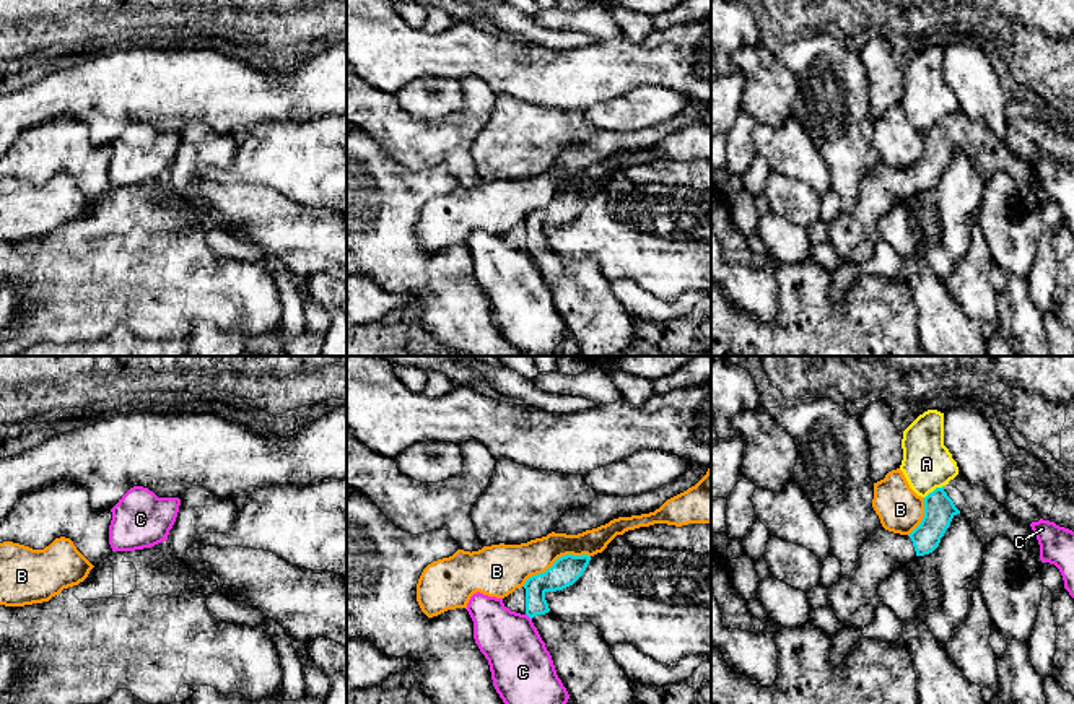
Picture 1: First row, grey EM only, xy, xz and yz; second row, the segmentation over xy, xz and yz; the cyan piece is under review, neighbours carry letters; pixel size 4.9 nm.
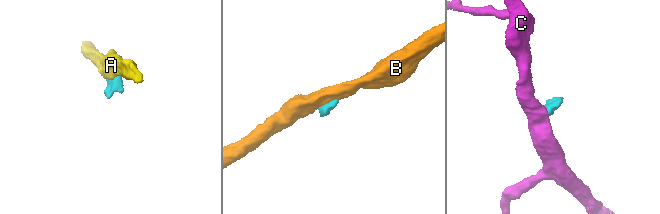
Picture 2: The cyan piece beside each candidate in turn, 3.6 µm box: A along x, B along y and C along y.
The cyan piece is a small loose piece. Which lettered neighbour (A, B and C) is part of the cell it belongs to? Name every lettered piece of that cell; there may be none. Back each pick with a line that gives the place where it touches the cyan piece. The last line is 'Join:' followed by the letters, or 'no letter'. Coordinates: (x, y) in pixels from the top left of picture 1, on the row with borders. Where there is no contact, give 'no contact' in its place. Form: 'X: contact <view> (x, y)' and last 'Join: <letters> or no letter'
Join: no letter

